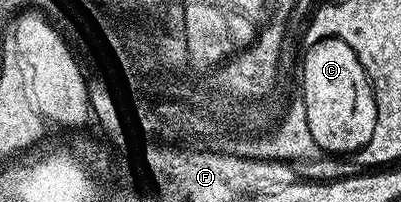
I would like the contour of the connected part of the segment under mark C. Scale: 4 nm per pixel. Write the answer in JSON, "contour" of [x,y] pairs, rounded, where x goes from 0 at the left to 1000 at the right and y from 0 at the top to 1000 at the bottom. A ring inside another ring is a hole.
{"contour":[[[815,203],[791,233],[751,233],[751,495],[761,530],[776,678],[791,678],[786,728],[818,772],[870,767],[910,698],[925,738],[925,688],[945,619],[945,470],[915,421],[915,371],[895,282],[845,203]]]}

